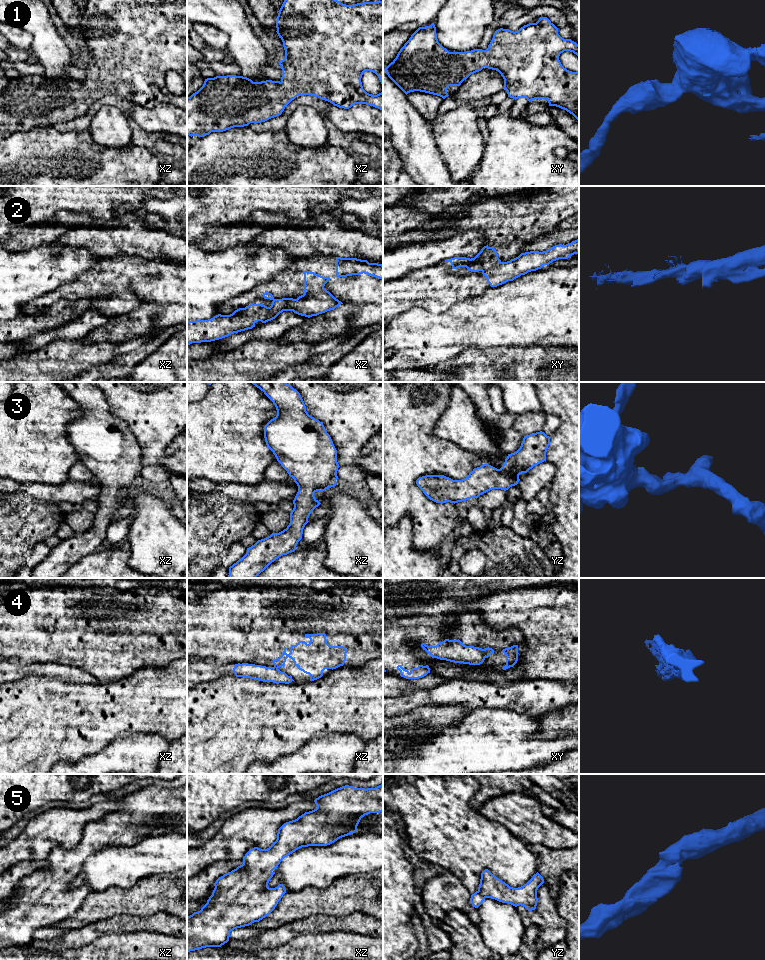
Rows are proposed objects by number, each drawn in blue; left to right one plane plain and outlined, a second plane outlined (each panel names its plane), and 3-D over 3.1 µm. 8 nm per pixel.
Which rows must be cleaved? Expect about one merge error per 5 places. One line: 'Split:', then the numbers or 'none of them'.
Split: 2, 4

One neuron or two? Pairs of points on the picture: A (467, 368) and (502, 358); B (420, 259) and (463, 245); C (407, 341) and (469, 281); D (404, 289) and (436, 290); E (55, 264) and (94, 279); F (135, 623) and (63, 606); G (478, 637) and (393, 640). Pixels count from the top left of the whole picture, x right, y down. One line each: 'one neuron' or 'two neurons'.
A: one neuron
B: one neuron
C: two neurons
D: one neuron
E: two neurons
F: one neuron
G: one neuron

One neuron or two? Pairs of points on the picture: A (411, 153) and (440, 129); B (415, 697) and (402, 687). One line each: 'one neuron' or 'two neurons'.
A: two neurons
B: two neurons

